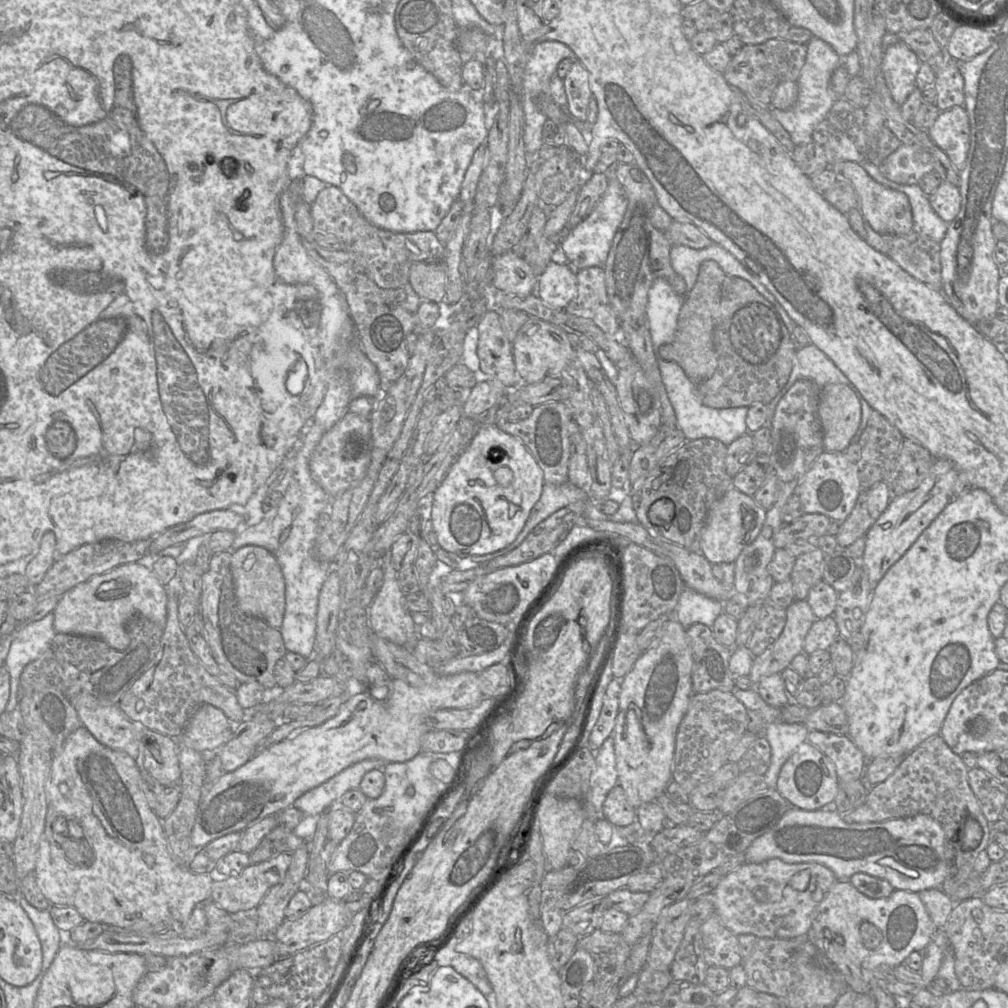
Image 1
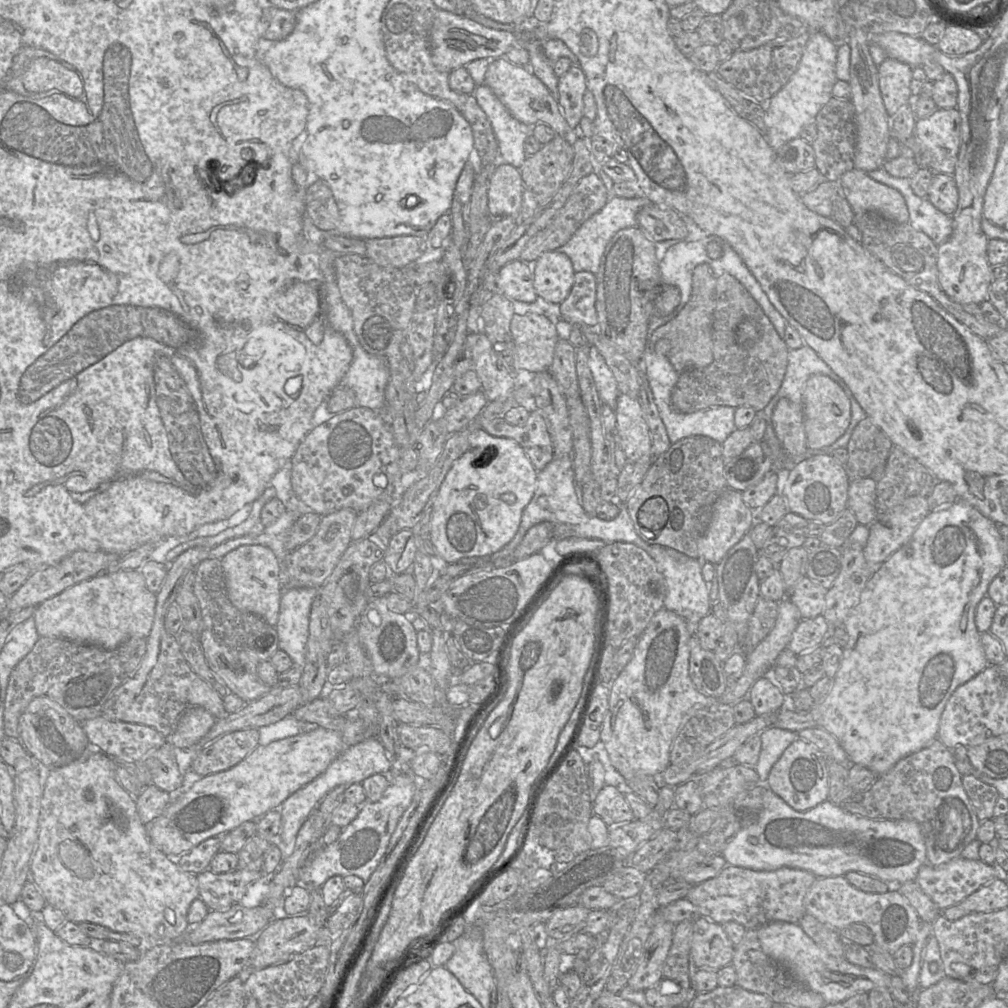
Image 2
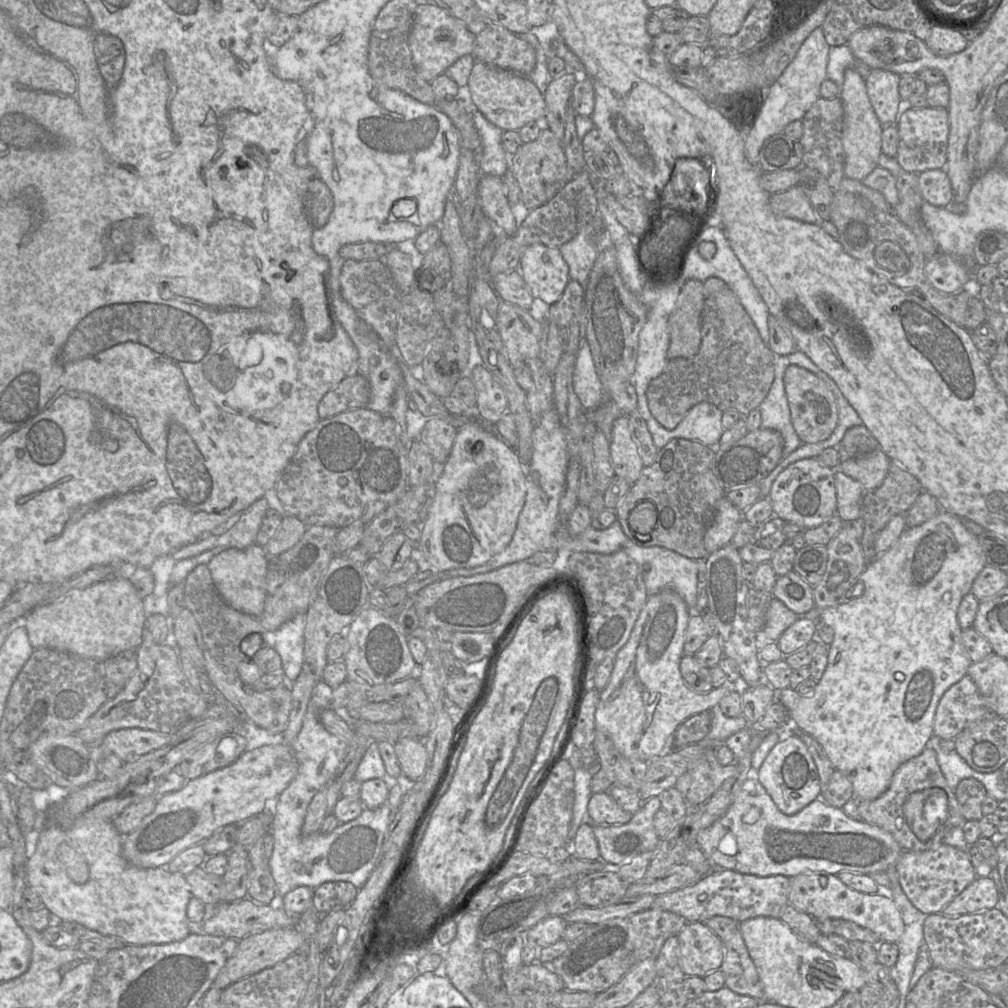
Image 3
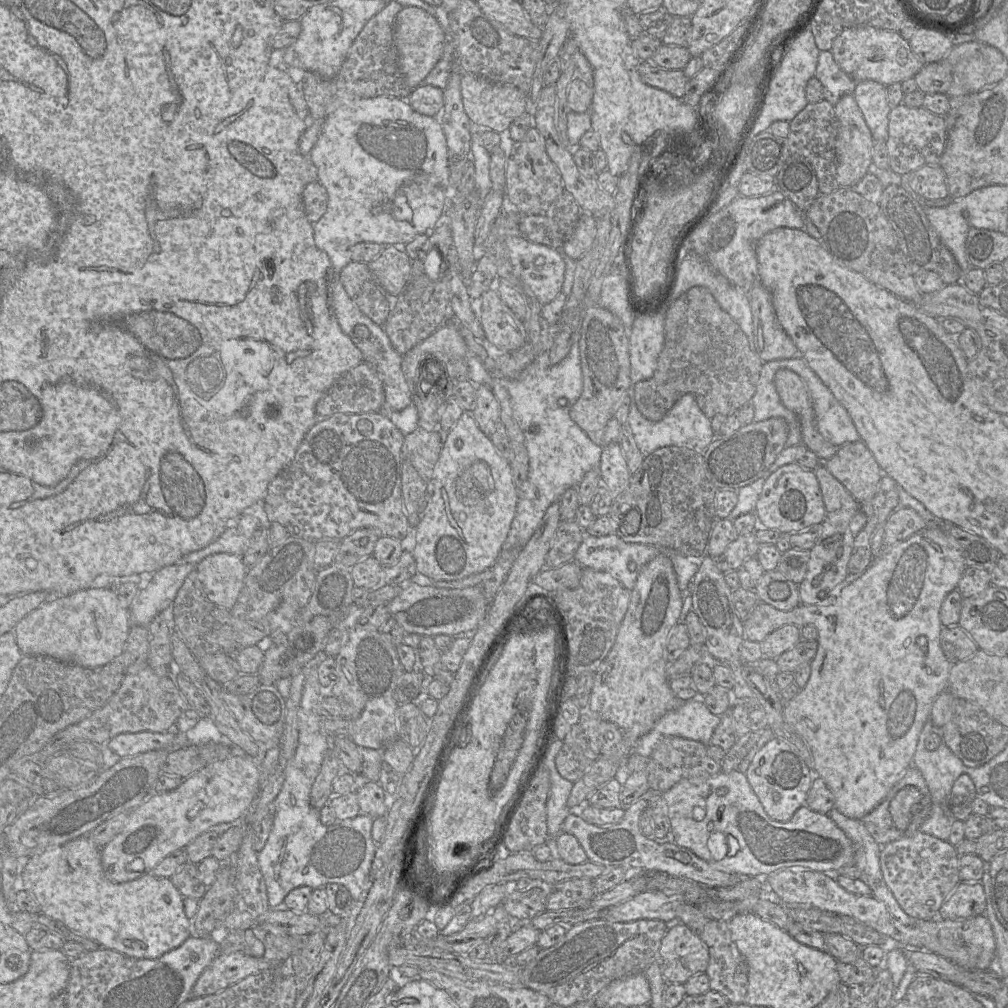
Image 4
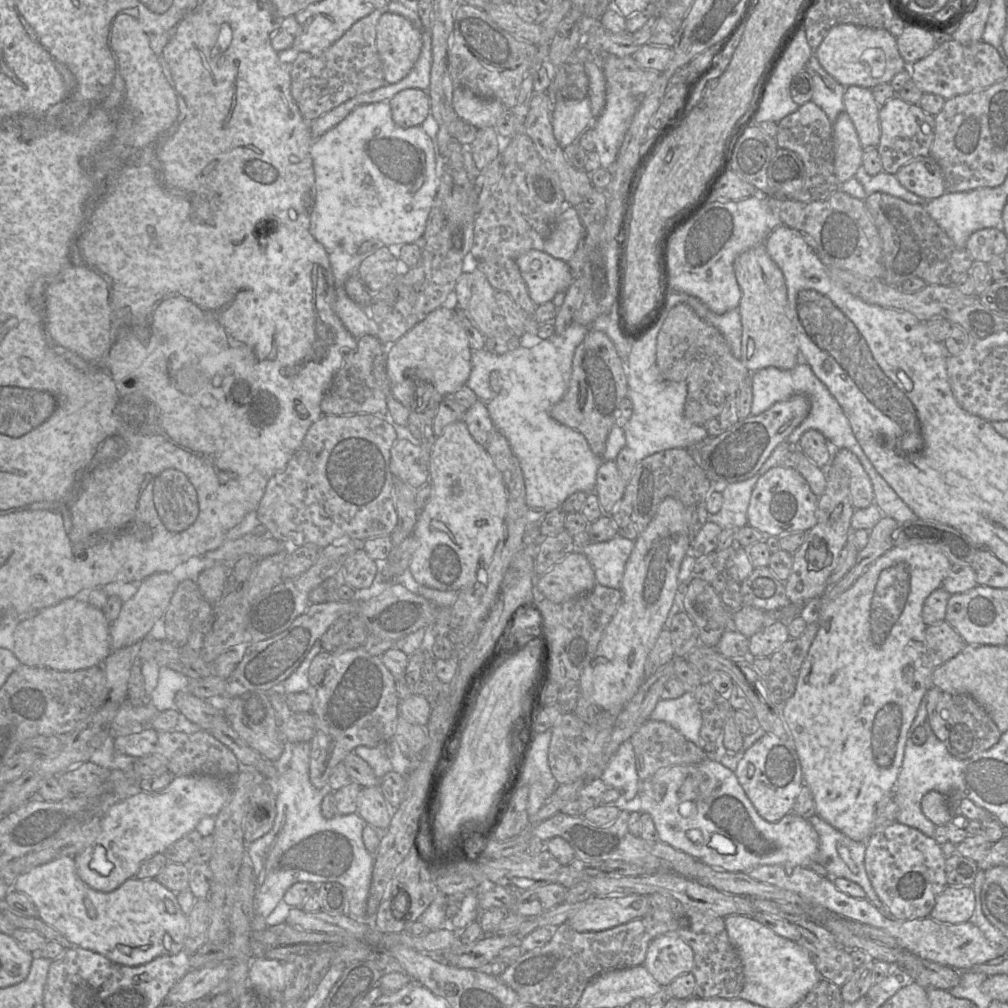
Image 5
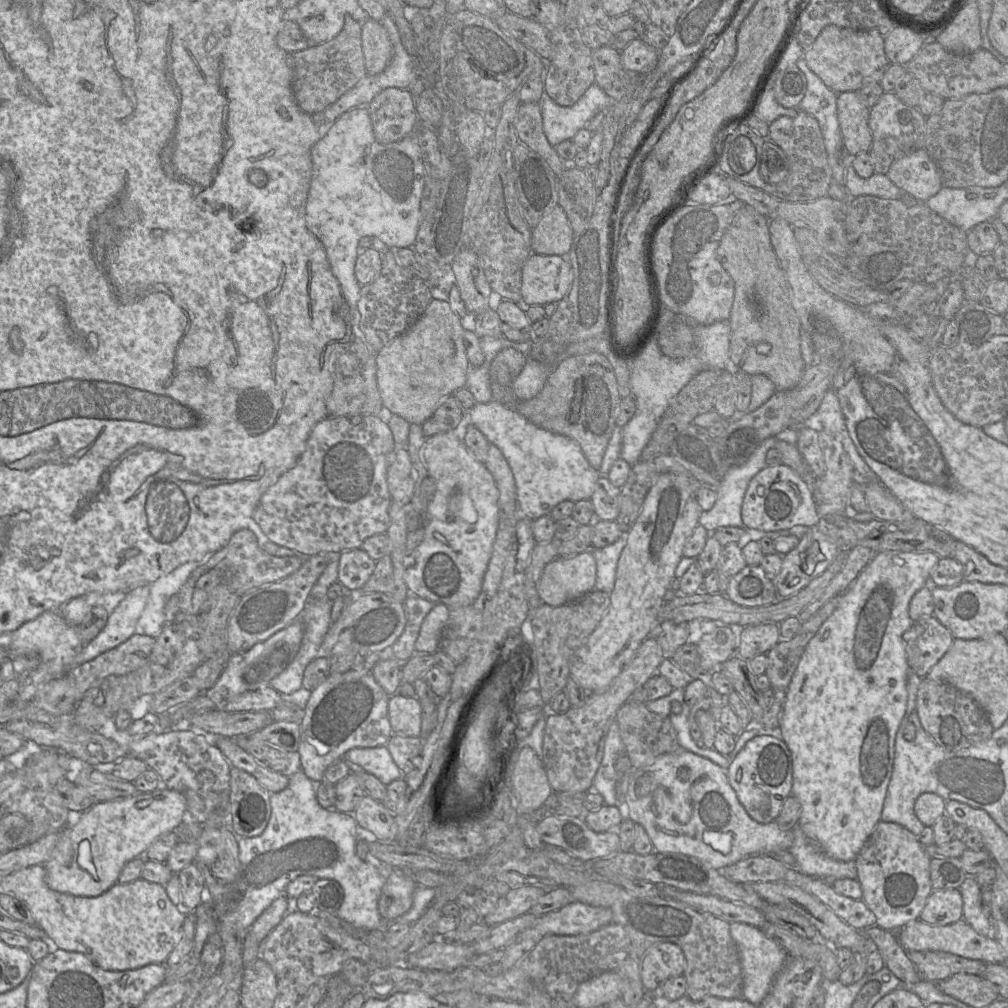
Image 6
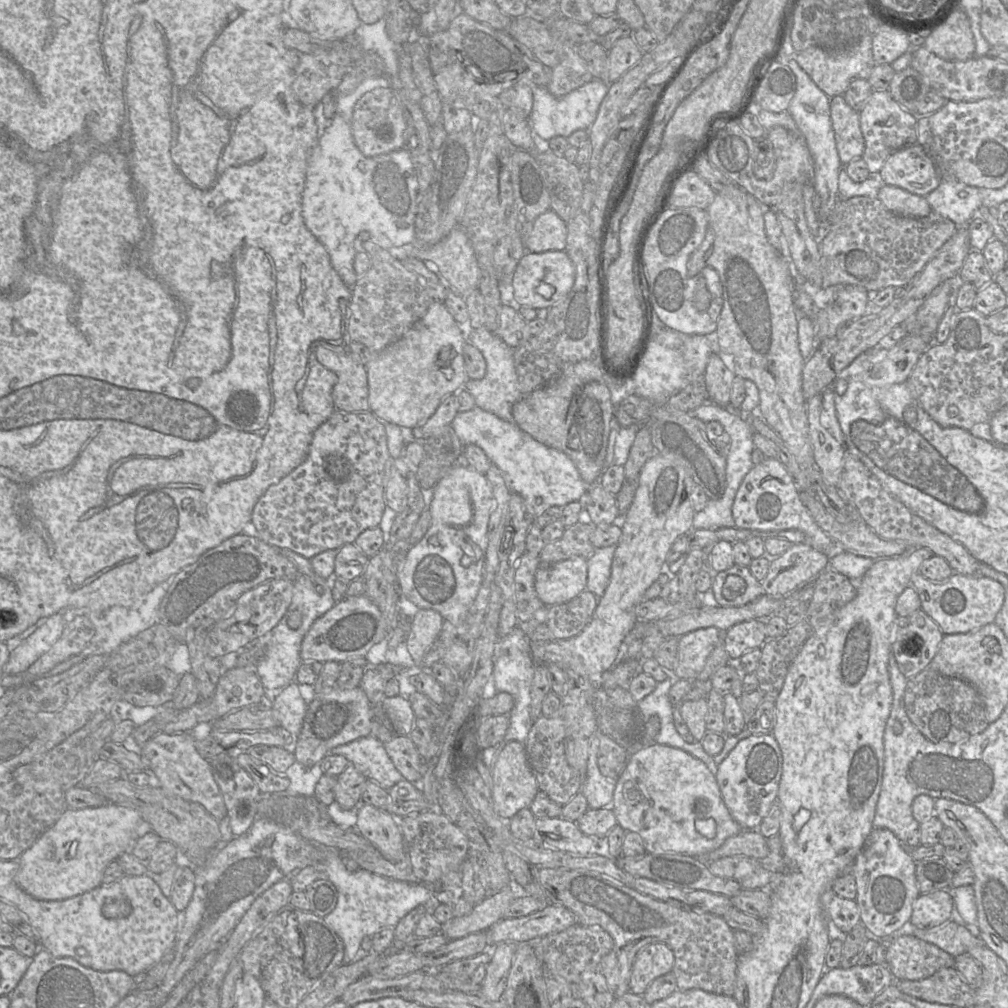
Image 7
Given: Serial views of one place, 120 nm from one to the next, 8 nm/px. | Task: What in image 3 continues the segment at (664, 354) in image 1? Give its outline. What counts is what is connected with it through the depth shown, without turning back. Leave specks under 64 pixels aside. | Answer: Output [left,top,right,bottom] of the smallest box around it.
[667,280,704,358]

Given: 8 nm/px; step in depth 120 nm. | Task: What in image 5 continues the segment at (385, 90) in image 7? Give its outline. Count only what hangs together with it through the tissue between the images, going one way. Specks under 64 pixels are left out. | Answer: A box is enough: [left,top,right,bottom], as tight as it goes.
[389,89,430,128]

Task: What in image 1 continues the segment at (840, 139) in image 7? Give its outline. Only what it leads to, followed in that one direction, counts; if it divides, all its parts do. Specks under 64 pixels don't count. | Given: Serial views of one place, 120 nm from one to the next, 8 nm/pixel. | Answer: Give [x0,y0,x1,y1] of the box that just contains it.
[882,40,921,107]

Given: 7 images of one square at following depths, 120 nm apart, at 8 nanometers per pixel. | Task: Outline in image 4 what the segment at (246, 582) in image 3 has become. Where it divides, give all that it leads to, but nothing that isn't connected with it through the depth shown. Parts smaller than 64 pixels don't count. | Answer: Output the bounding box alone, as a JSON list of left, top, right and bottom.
[195,553,248,611]

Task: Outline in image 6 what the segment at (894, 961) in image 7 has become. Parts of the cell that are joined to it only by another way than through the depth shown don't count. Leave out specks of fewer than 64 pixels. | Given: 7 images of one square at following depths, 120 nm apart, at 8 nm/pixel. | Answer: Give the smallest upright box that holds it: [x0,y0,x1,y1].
[907,951,985,982]

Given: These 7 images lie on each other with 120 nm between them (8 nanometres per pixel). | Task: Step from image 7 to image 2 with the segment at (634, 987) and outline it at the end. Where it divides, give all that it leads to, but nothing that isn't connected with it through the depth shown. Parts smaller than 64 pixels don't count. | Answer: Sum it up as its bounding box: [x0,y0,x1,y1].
[690,917,734,971]

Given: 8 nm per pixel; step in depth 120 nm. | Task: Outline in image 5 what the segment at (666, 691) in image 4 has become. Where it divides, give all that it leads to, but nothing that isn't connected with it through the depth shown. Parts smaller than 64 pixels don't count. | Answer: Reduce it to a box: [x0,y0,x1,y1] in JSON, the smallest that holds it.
[579,496,689,720]

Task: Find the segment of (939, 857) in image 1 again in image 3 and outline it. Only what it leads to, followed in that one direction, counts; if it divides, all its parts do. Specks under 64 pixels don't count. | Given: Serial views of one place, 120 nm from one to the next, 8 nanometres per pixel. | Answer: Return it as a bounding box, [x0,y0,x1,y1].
[697,779,903,878]

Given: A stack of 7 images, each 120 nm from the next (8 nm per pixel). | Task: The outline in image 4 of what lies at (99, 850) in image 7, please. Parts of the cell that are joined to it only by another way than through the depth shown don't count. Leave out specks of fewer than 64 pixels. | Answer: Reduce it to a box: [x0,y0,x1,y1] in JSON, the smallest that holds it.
[101,754,260,883]

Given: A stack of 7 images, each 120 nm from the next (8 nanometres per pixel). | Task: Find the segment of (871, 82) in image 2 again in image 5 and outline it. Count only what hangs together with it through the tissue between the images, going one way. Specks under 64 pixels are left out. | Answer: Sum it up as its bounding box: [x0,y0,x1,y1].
[833,112,864,184]

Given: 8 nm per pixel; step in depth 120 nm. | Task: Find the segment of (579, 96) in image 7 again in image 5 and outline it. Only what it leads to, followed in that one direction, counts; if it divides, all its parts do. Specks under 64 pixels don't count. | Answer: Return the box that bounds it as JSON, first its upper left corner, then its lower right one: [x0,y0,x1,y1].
[551,94,594,148]

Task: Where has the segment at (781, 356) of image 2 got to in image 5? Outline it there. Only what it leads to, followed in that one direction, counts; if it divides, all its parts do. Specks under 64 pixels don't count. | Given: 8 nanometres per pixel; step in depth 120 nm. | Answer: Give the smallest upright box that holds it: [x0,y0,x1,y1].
[656,303,752,425]

